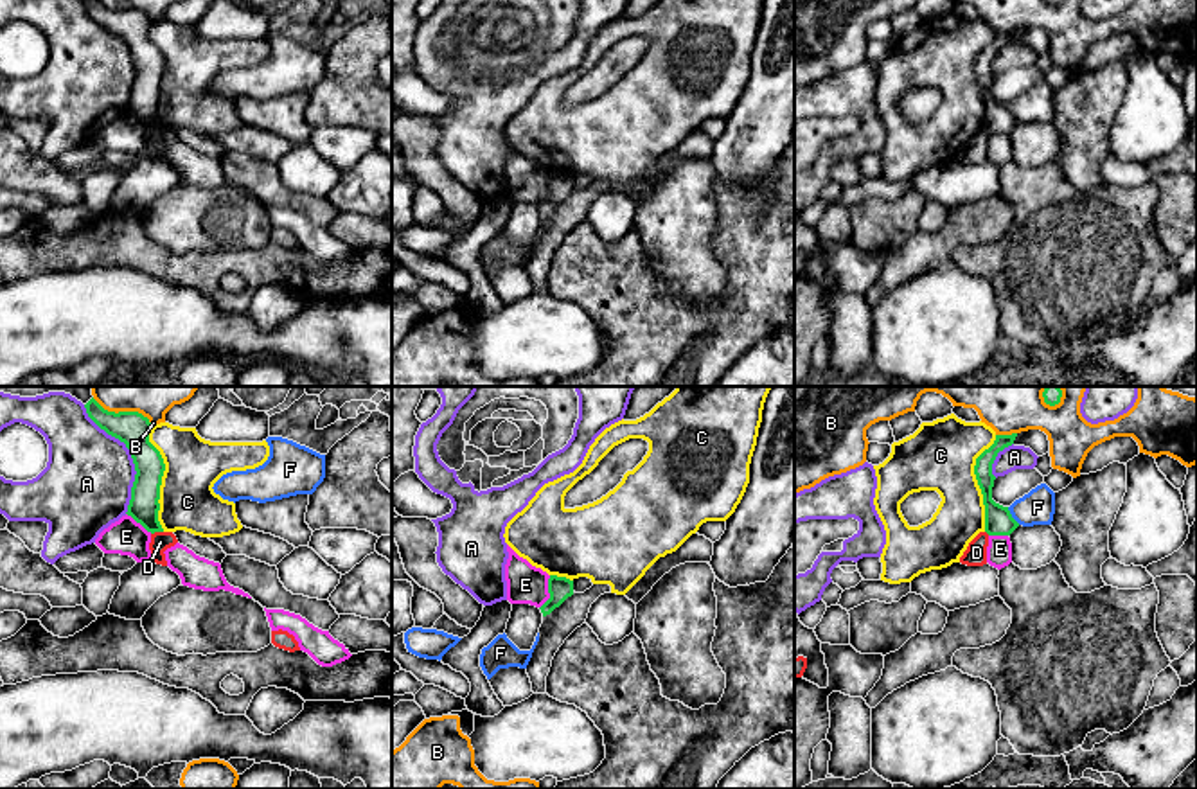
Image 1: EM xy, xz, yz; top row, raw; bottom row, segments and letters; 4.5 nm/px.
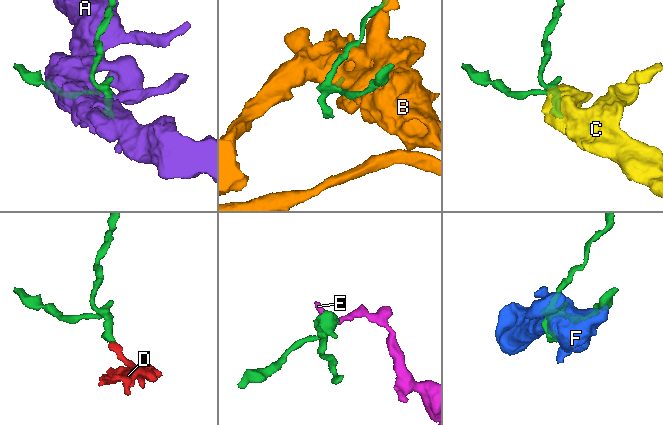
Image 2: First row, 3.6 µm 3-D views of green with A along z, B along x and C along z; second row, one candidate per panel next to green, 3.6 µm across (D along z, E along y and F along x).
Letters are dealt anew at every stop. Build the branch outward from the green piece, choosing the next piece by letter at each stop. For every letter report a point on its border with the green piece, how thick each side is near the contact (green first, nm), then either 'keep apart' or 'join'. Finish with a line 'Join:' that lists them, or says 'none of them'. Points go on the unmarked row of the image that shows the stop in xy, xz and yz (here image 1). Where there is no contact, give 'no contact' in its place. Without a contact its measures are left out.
A: xy (132, 53) | 150/400 nm | keep apart
B: yz (1005, 33) | 80/160 nm | keep apart
C: xy (160, 76) | 140/260 nm | keep apart
D: xy (157, 128) | 130/90 nm | keep apart
E: xz (549, 189) | 110/180 nm | keep apart
F: yz (1010, 114) | 130/160 nm | keep apart
Join: none of them

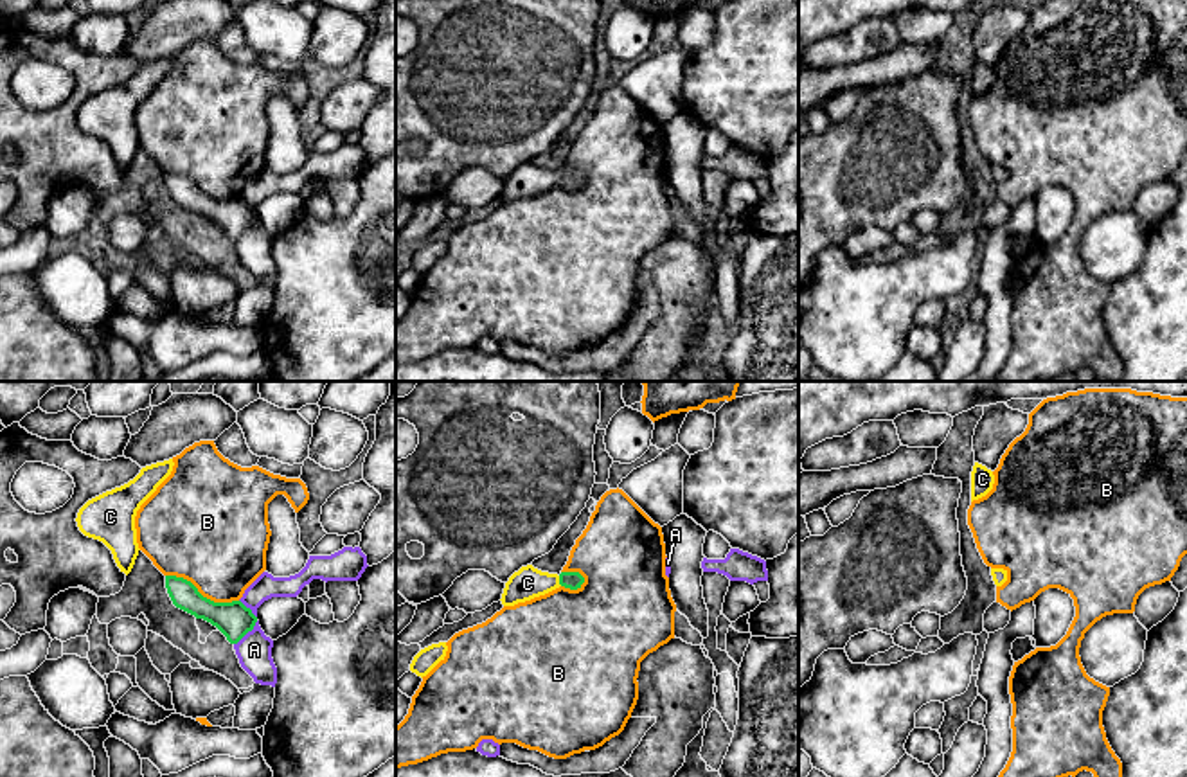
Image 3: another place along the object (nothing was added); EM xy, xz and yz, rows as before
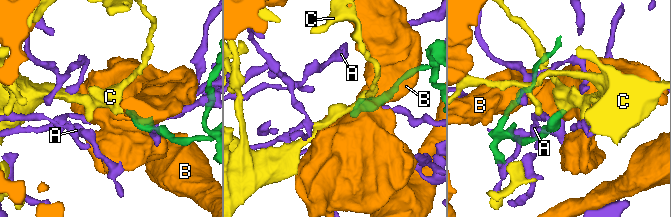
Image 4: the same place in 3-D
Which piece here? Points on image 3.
A: xy (247, 229) | 160/160 nm | keep apart
B: xy (200, 191) | 160/440 nm | keep apart
C: xz (560, 178) | 80/140 nm | join
Join: C

